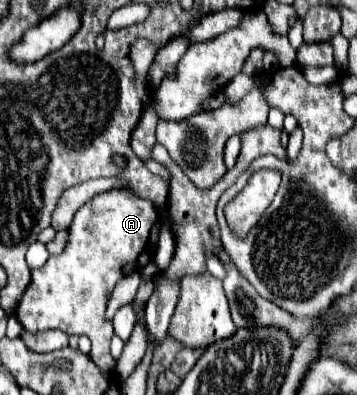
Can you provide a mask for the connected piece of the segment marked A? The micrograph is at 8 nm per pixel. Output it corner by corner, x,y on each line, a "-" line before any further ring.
128,191
122,193
100,193
98,197
90,199
86,205
82,205
70,225
70,239
62,255
50,257
44,267
32,271
32,283
30,289
20,299
20,305
16,309
16,317
22,323
26,331
48,331
48,329
60,329
66,335
86,335
92,341
92,359
100,365
100,369
114,373
116,361
110,355
110,339
114,335
112,323
104,319
104,309
110,297
110,291
120,281
120,277
130,275
132,271
140,271
146,267
154,255
158,245
158,213
152,201
136,197

